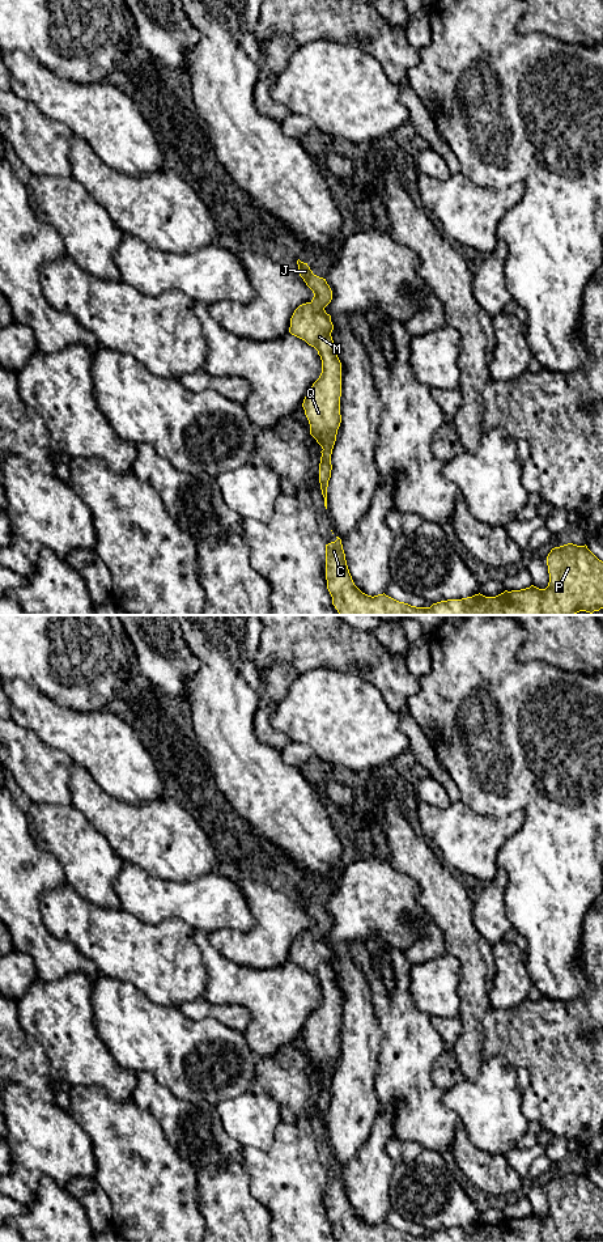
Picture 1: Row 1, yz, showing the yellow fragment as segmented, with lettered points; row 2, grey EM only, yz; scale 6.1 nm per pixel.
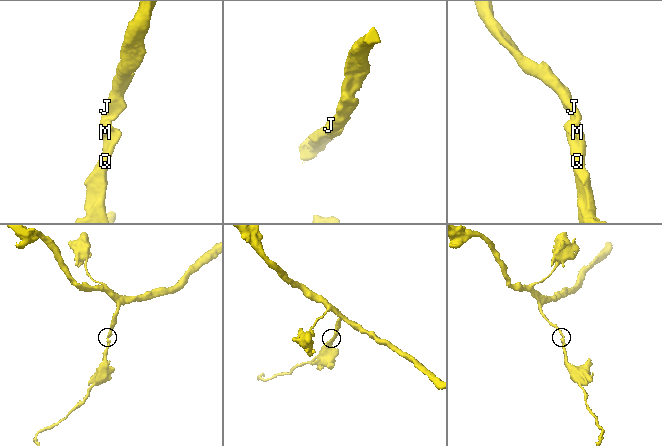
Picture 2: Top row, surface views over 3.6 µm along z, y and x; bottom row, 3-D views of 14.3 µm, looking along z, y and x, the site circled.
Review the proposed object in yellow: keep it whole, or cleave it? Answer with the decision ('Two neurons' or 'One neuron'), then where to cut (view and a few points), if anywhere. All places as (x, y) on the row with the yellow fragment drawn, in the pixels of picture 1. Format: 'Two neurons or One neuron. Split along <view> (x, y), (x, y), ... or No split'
One neuron. No split

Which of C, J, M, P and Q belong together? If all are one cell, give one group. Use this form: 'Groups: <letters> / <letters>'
Groups: C J M P Q

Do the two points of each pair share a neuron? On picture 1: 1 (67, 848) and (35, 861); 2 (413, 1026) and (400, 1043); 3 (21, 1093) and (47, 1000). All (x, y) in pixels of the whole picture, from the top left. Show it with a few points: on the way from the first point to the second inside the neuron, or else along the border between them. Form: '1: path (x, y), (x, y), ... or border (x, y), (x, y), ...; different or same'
1: border (30, 833), (34, 843), (59, 864), (66, 882); different
2: path (410, 1030), (404, 1041); same
3: border (18, 1013), (21, 1026), (41, 1045), (50, 1067); different

